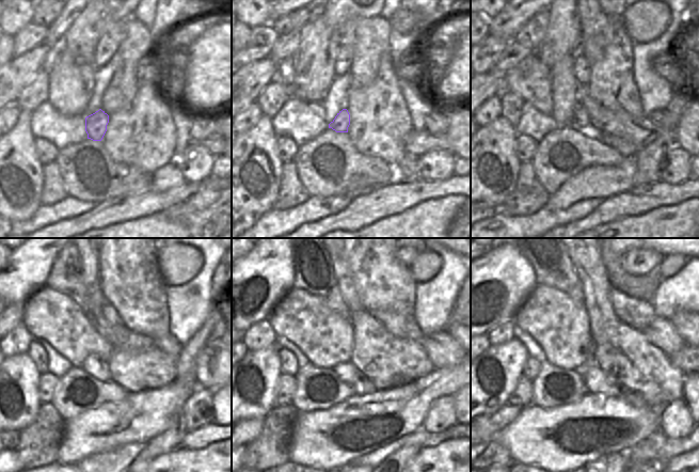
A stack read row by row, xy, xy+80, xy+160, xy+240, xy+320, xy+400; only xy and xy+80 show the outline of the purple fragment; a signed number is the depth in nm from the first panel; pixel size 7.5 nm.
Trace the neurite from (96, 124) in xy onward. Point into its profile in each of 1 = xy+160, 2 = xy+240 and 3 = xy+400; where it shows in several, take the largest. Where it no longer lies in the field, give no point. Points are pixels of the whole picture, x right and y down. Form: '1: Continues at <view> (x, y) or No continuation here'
1: Continues at xy+160 (581, 121)
2: Continues at xy+240 (50, 315)
3: Continues at xy+400 (560, 326).

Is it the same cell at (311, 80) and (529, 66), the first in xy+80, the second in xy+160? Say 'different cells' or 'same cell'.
different cells

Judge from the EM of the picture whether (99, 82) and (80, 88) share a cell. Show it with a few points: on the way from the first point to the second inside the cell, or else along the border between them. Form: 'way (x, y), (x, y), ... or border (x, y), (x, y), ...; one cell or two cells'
border (96, 68), (92, 96), (85, 107); two cells

